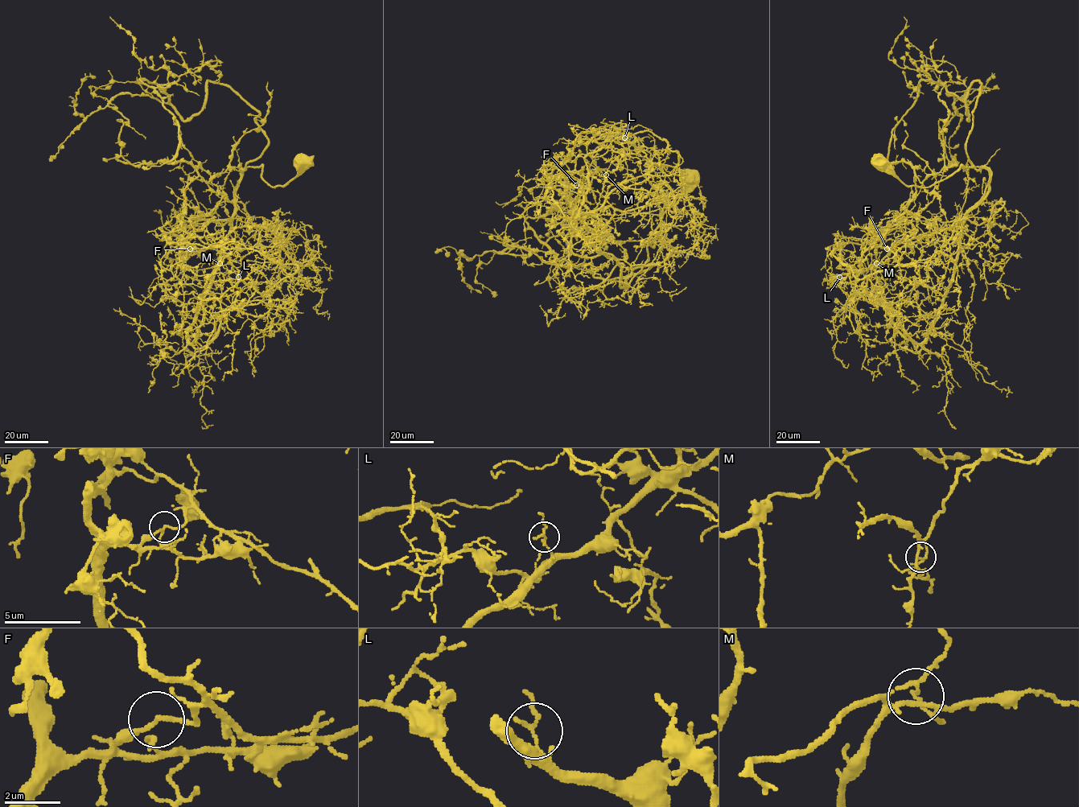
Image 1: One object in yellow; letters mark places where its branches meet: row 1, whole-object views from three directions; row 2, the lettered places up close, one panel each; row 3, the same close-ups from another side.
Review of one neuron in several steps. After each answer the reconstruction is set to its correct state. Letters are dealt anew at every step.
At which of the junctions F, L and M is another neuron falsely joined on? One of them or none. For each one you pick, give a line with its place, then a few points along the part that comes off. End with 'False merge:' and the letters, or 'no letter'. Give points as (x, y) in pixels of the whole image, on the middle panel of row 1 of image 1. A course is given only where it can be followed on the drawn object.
F: (576, 185) | (576, 185), (639, 213), (683, 192), (665, 140), (614, 133), (579, 139), (545, 194), (607, 232), (566, 203)
False merge: F

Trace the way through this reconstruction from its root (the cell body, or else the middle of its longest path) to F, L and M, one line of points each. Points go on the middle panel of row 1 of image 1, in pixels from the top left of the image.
F: (687, 174), (628, 287), (611, 254), (572, 251), (576, 220), (567, 188), (576, 185)
L: (687, 174), (626, 286), (619, 260), (657, 261), (651, 222), (664, 193), (645, 178), (650, 154), (624, 137)
M: (687, 174), (628, 287), (618, 261), (589, 240), (597, 242), (597, 215), (612, 185), (594, 170), (606, 174)

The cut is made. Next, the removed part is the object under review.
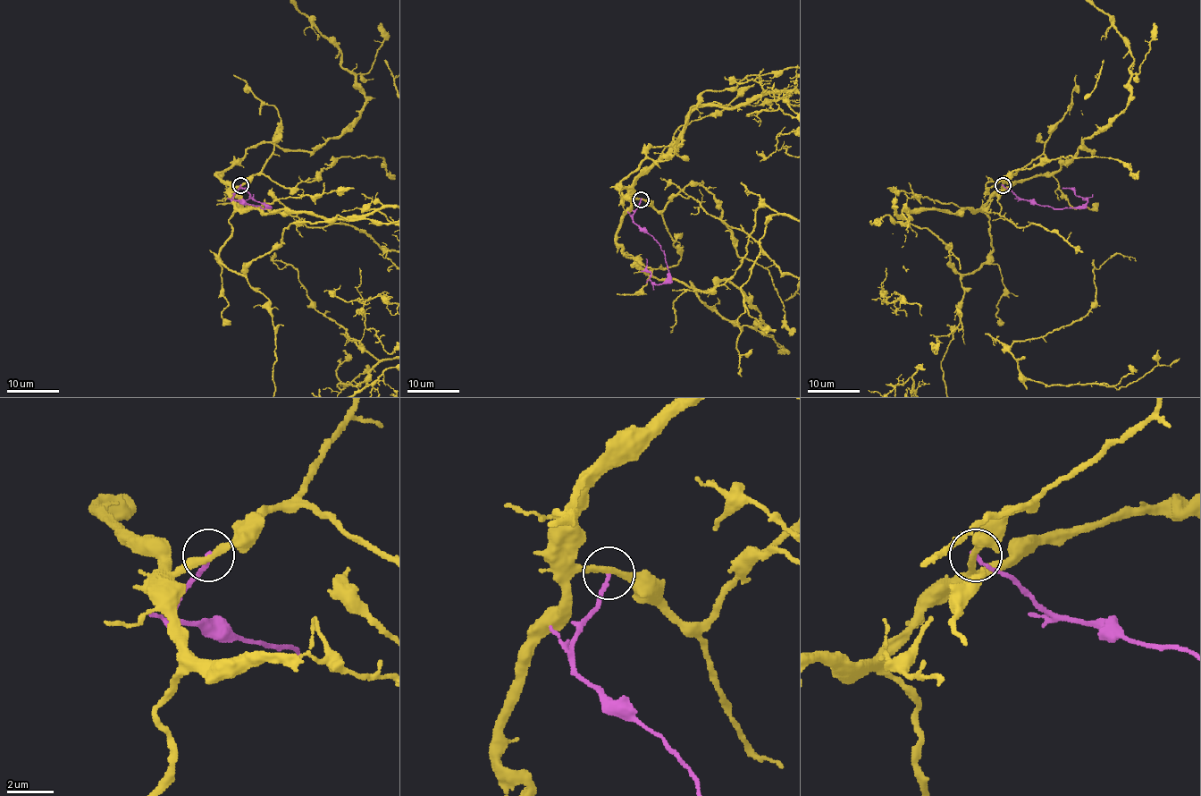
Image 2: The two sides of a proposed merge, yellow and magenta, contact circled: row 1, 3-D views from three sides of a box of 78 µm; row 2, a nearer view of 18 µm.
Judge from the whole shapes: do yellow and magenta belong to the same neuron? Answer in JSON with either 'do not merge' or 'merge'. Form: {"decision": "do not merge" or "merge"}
{"decision": "do not merge"}

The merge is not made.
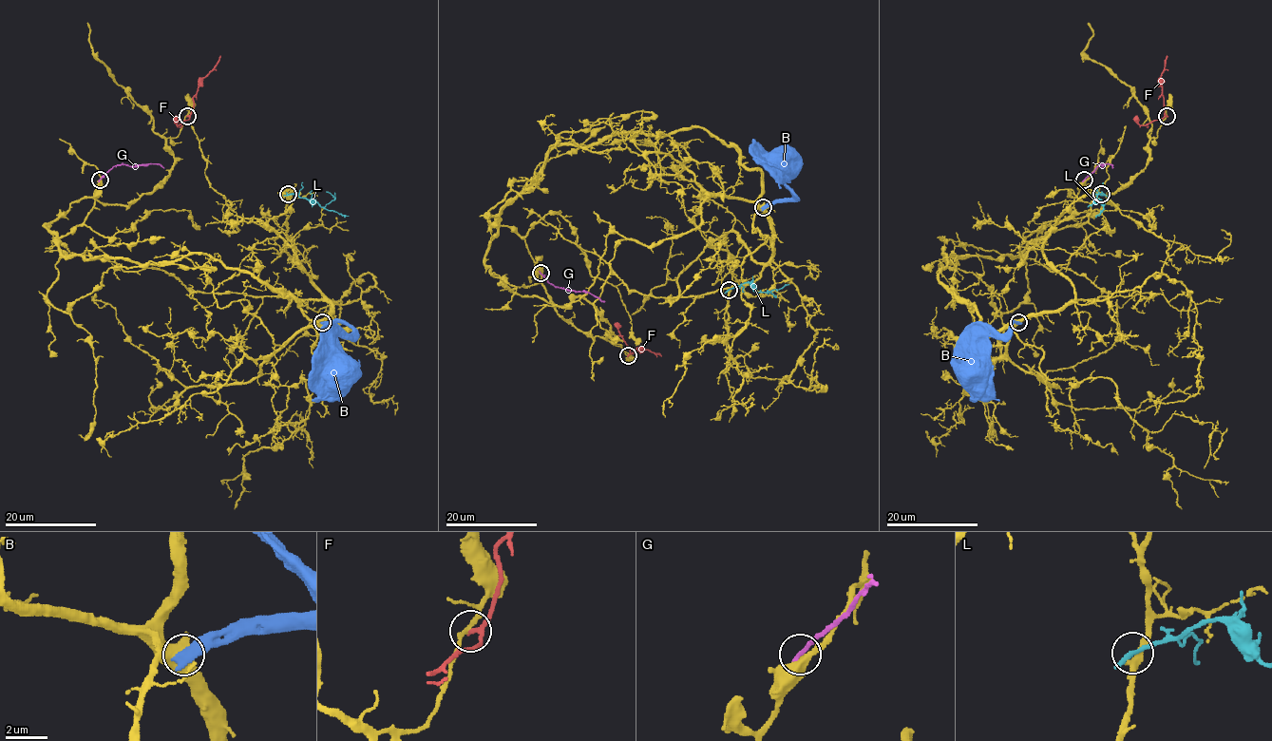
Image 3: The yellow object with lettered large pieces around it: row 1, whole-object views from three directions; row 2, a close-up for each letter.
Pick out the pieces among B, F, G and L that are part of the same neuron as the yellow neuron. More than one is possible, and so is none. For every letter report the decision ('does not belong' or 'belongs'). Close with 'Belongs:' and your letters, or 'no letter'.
B: does not belong
F: does not belong
G: does not belong
L: does not belong
Belongs: no letter

